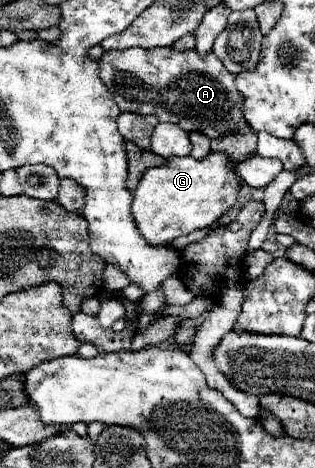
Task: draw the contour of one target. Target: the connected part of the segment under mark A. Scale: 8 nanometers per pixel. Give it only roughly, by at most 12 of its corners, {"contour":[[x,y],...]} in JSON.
{"contour":[[105,52],[121,112],[207,138],[247,134],[235,74],[209,52]]}

